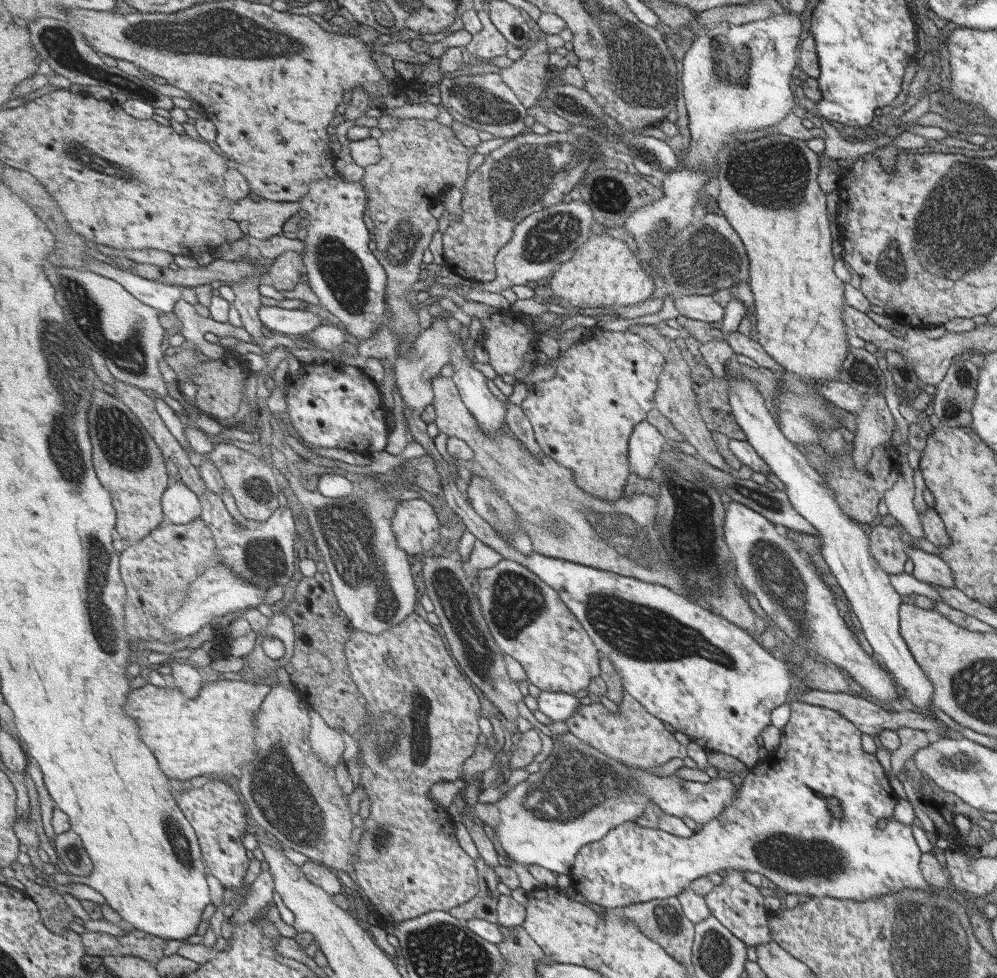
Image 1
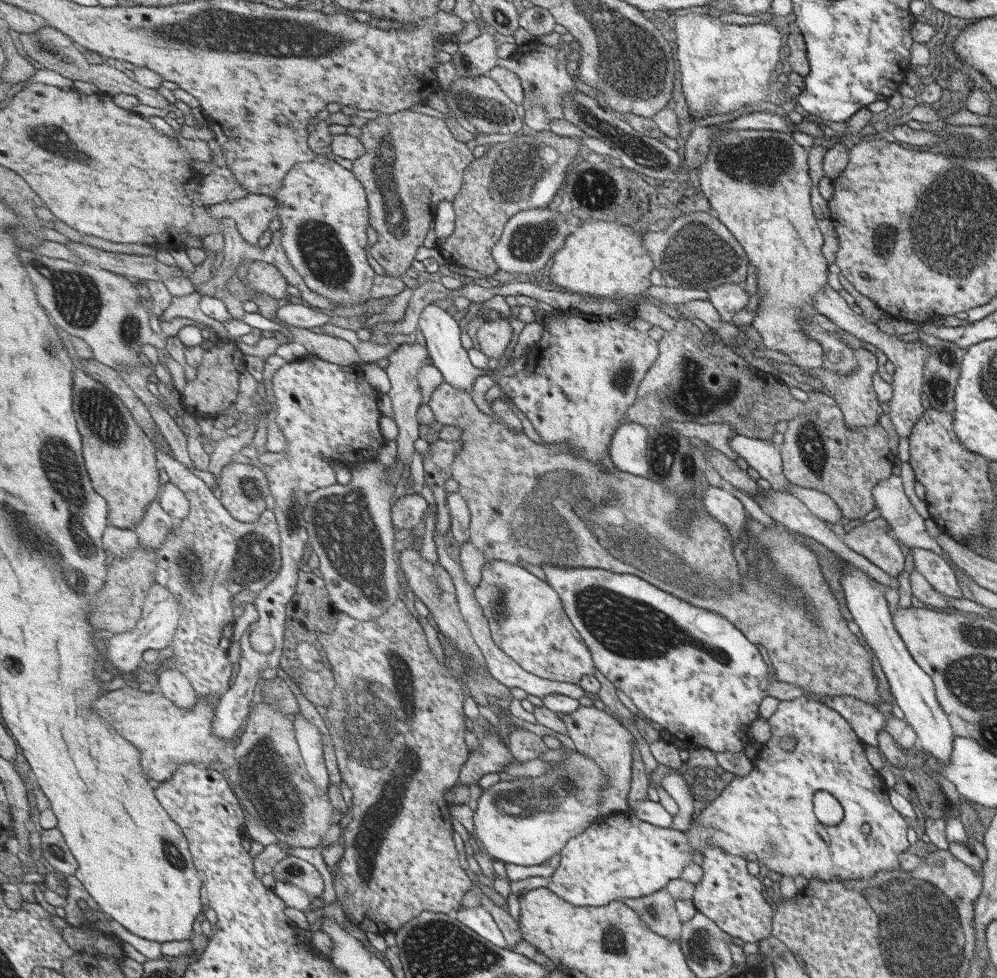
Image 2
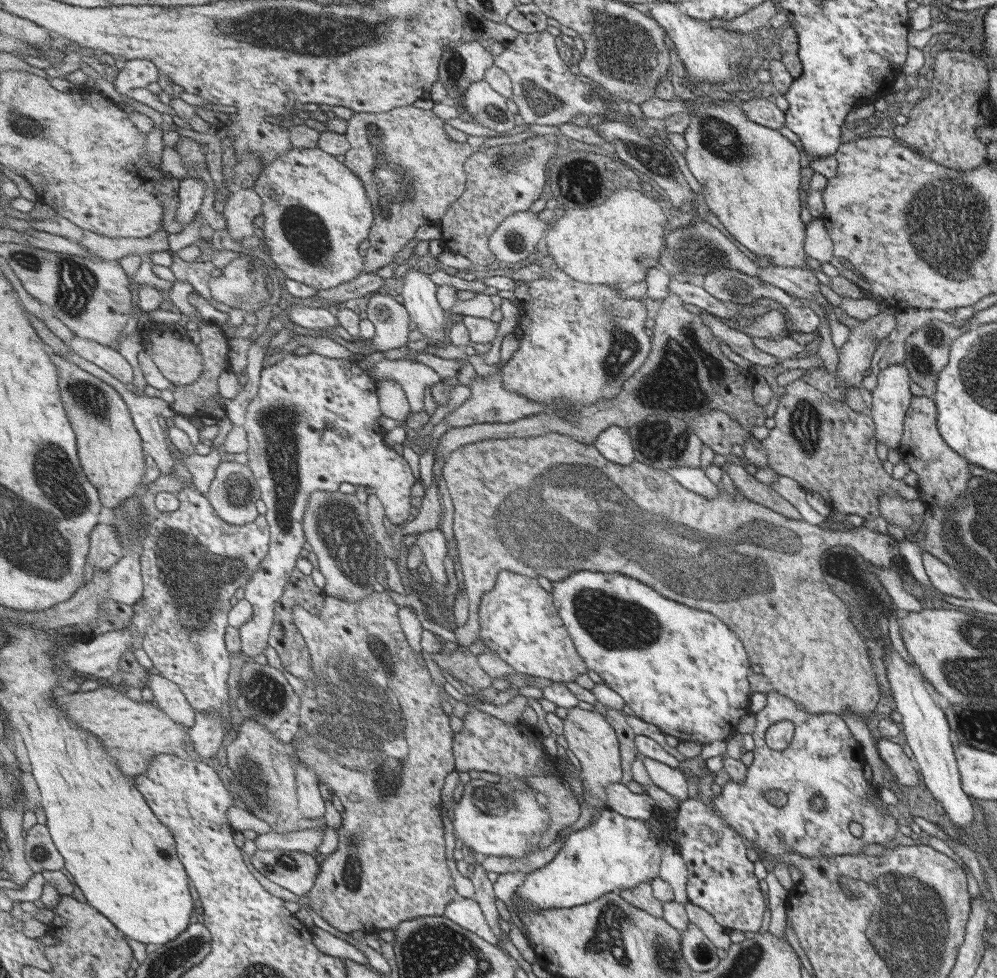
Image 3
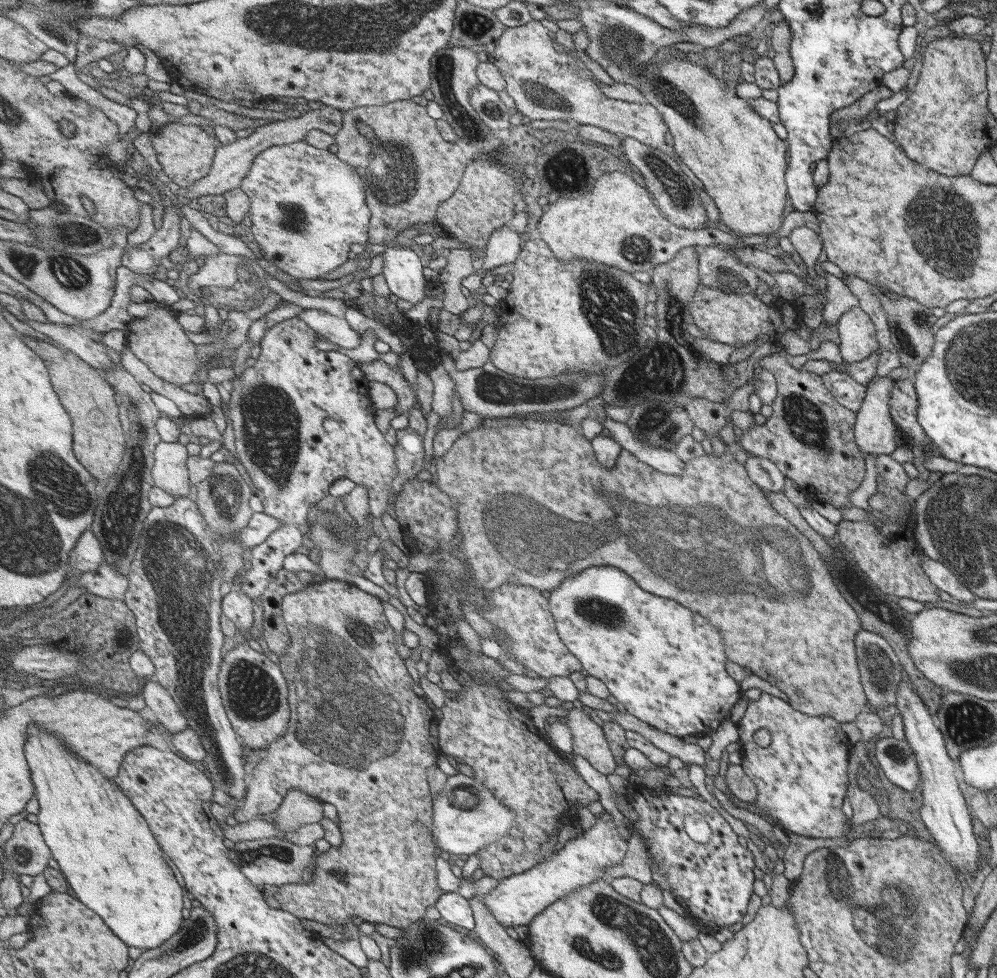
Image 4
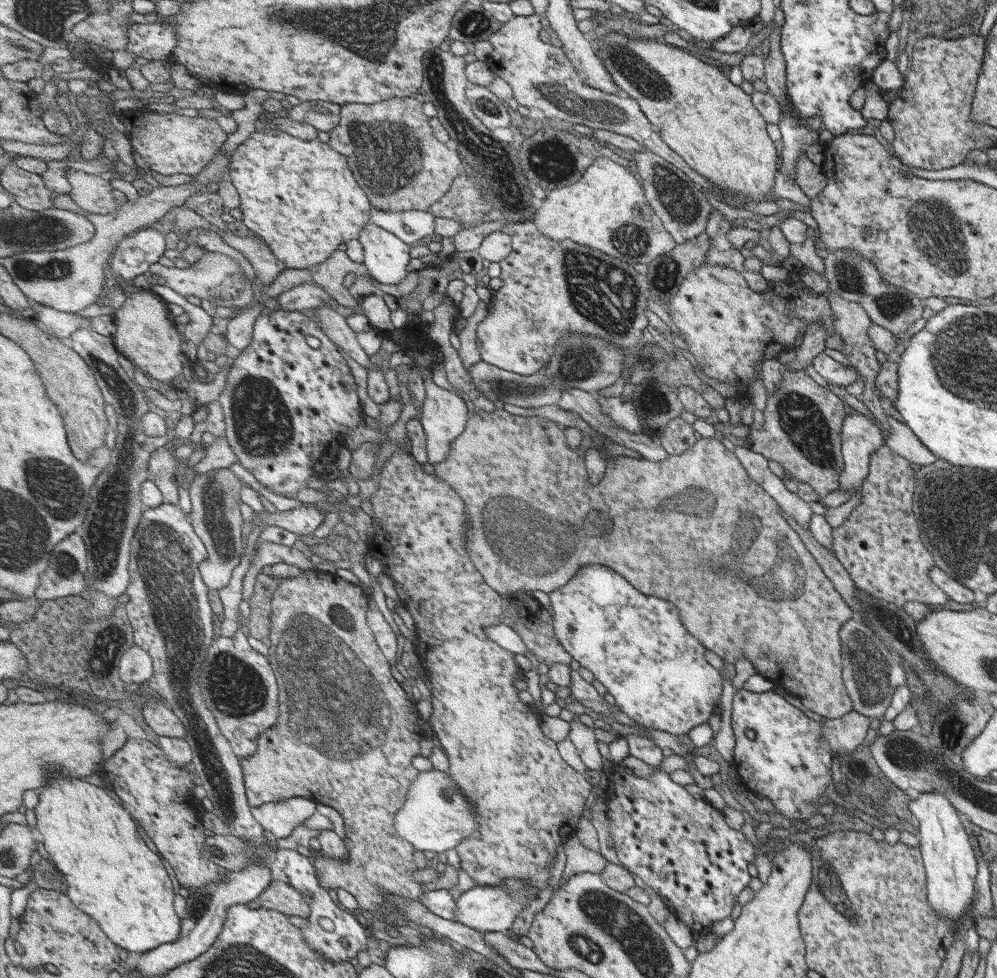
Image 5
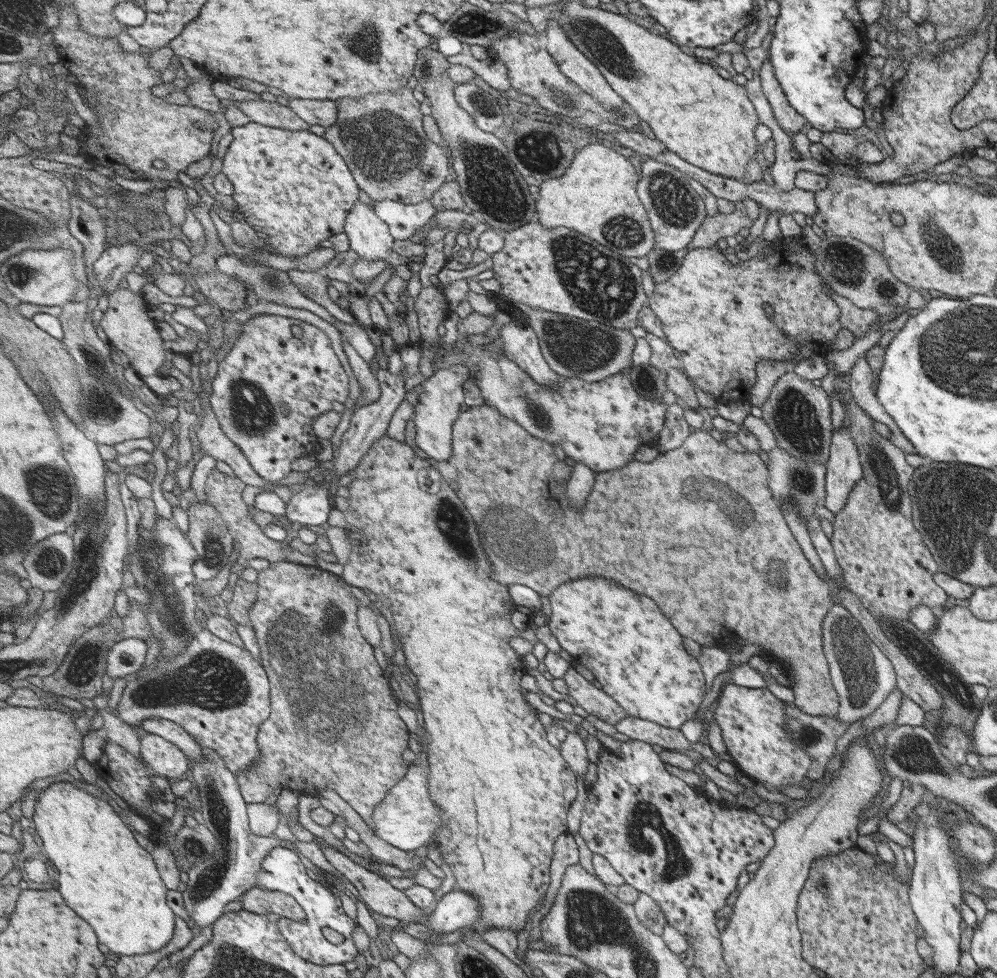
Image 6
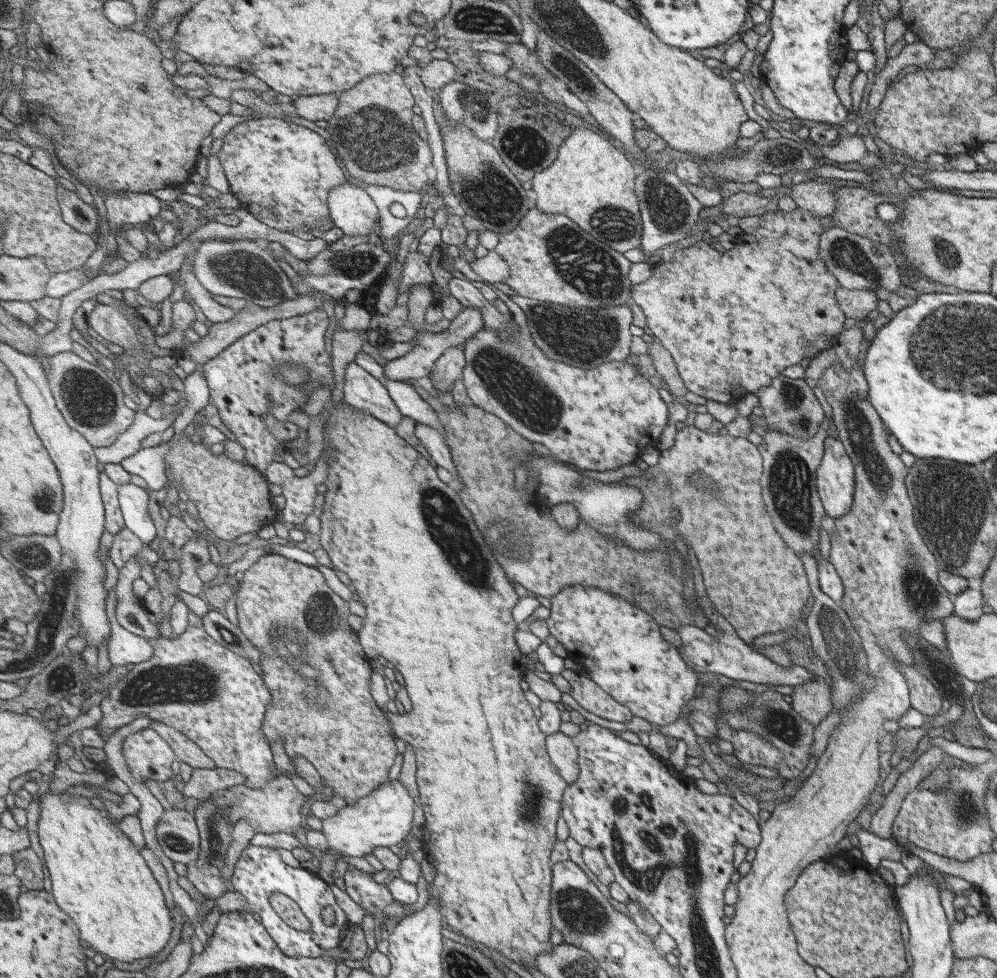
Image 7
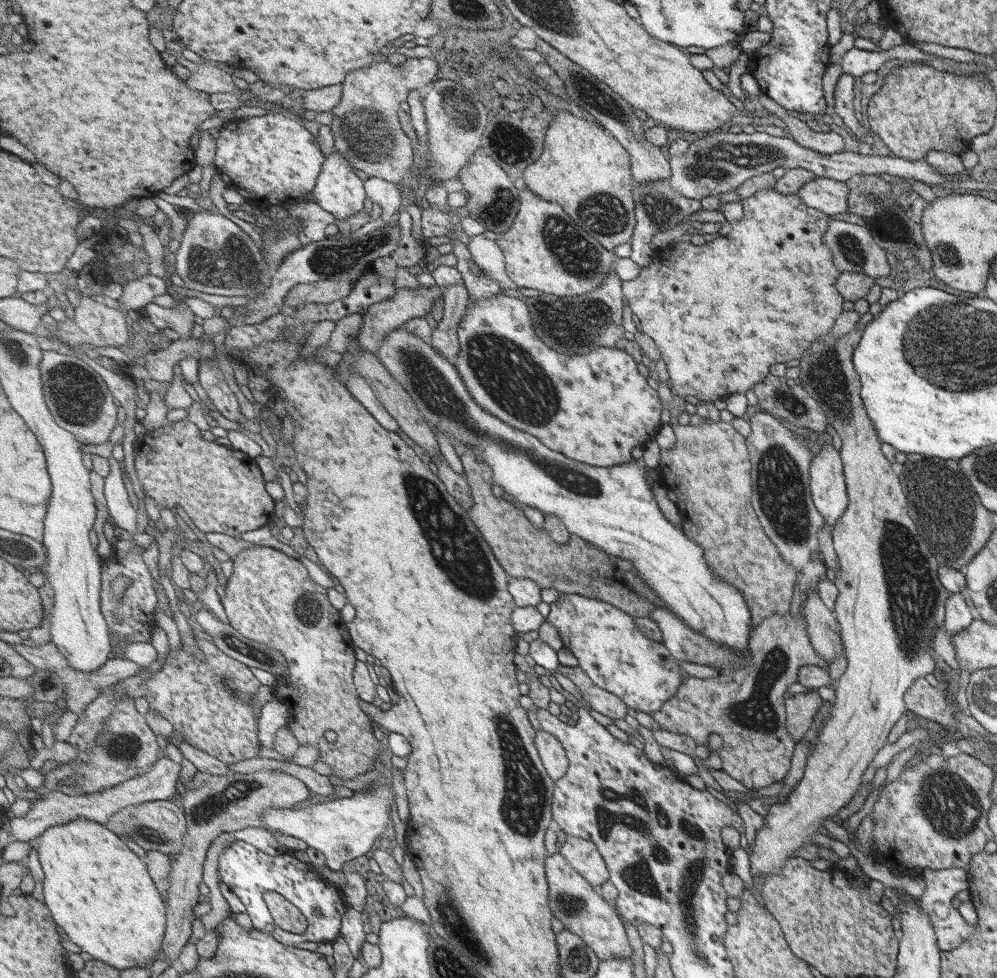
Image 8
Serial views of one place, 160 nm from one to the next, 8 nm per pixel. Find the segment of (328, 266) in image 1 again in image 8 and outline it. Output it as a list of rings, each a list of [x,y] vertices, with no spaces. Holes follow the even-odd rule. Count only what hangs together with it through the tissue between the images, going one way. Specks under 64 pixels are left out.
[[[273,112],[265,116],[232,119],[231,122],[225,122],[219,132],[218,153],[215,156],[217,171],[220,172],[222,180],[244,198],[265,198],[273,203],[289,198],[305,202],[312,200],[325,157],[317,138],[299,120],[284,113]]]

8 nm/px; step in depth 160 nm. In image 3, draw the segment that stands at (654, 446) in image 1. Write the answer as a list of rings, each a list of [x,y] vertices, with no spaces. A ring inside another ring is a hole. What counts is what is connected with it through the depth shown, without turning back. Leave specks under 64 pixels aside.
[[[615,425],[608,426],[597,435],[593,444],[600,455],[609,462],[625,465],[634,461],[631,437],[627,429]]]

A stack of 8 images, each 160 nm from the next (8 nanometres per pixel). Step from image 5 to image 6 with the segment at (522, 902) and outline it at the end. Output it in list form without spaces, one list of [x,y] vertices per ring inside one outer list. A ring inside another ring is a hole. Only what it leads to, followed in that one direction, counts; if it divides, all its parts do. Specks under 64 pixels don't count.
[[[454,889],[444,894],[423,926],[447,934],[459,928],[471,928],[482,916],[482,904],[472,894]]]

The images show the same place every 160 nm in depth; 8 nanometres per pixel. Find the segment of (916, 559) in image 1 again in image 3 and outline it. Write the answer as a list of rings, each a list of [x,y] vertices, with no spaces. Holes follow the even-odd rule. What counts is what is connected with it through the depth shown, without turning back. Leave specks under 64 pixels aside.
[[[925,551],[922,552],[920,558],[925,575],[935,590],[946,596],[960,599],[969,598],[967,590],[963,588],[963,584],[949,567]]]

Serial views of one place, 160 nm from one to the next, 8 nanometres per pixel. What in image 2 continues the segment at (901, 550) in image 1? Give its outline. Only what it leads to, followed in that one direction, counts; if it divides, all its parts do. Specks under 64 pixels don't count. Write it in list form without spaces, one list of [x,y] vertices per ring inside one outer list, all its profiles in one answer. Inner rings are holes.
[[[883,518],[864,522],[839,536],[841,544],[863,556],[868,562],[896,578],[904,566],[904,556]]]

